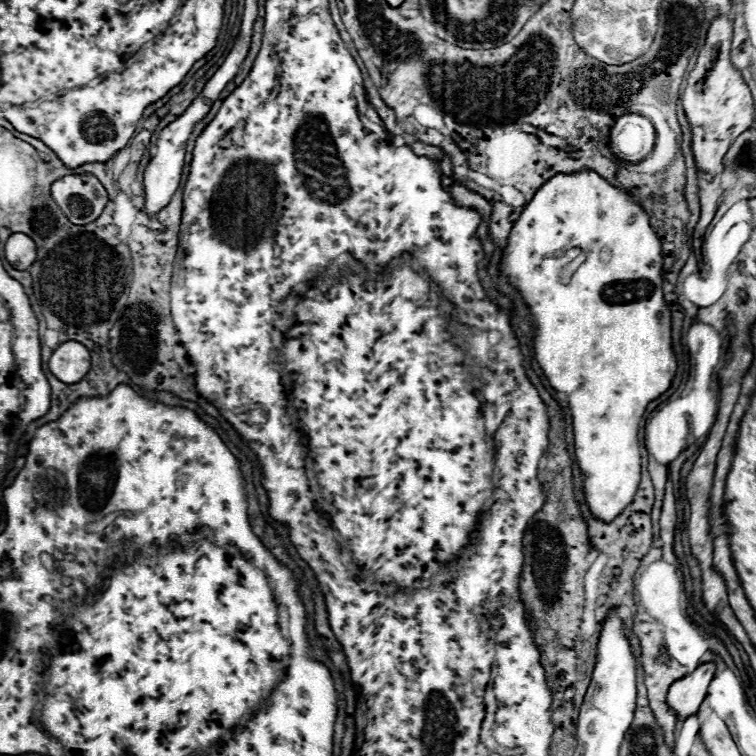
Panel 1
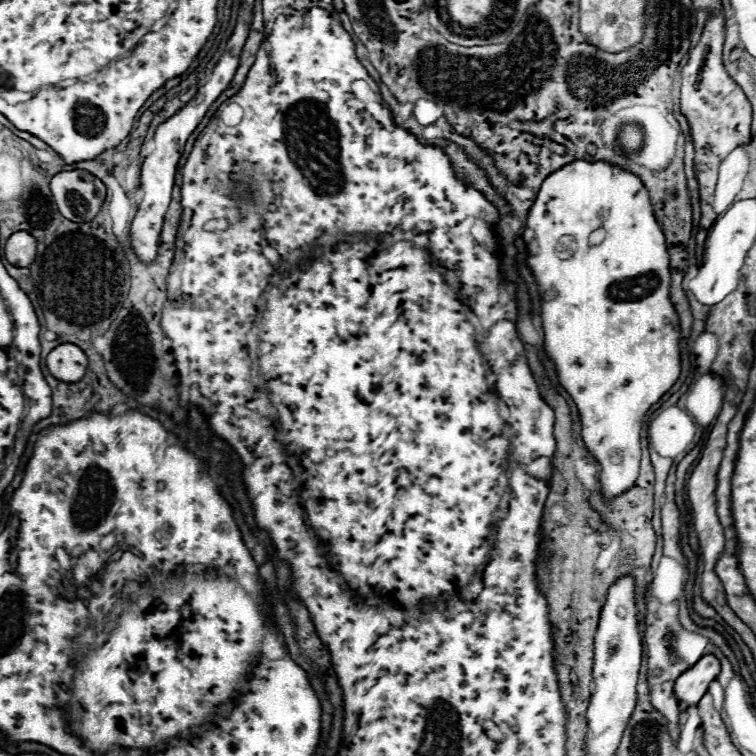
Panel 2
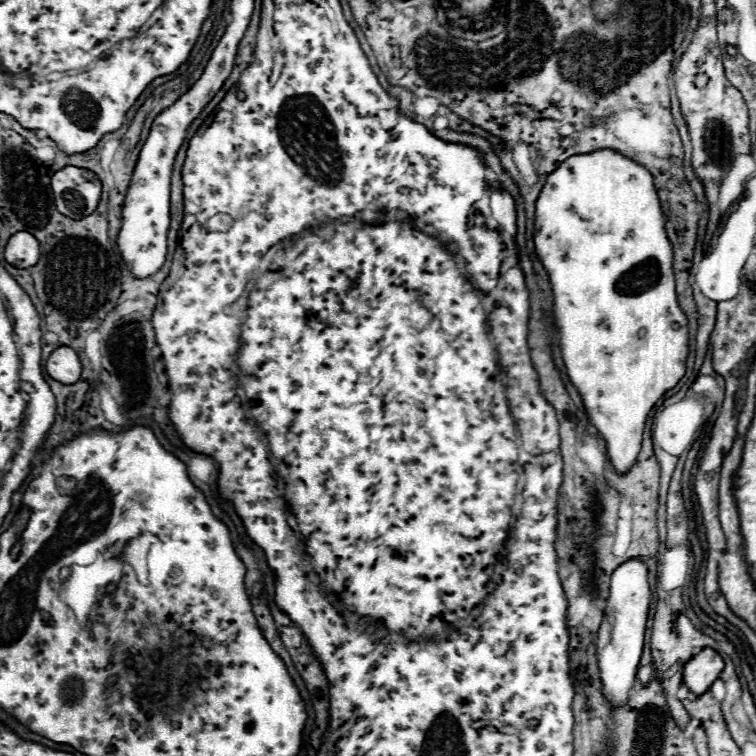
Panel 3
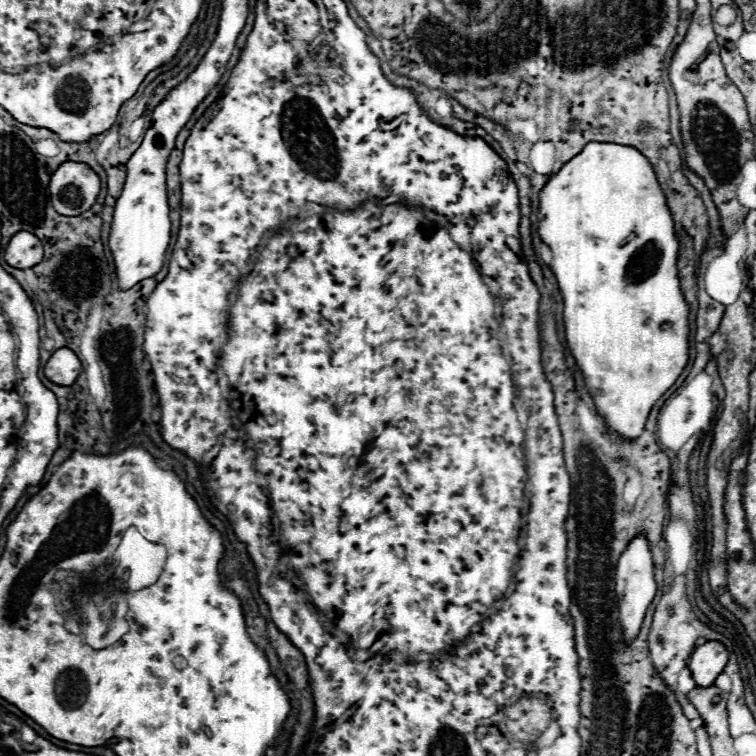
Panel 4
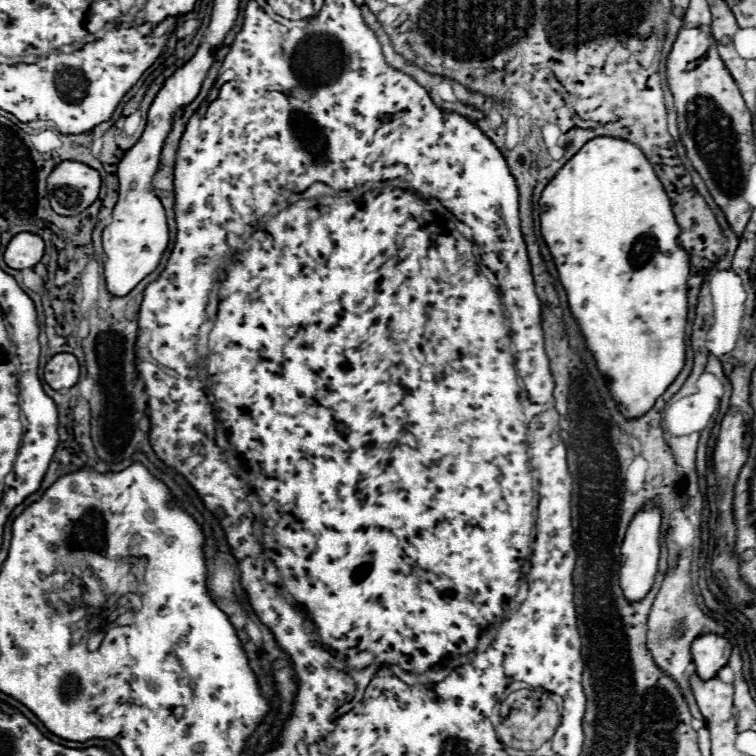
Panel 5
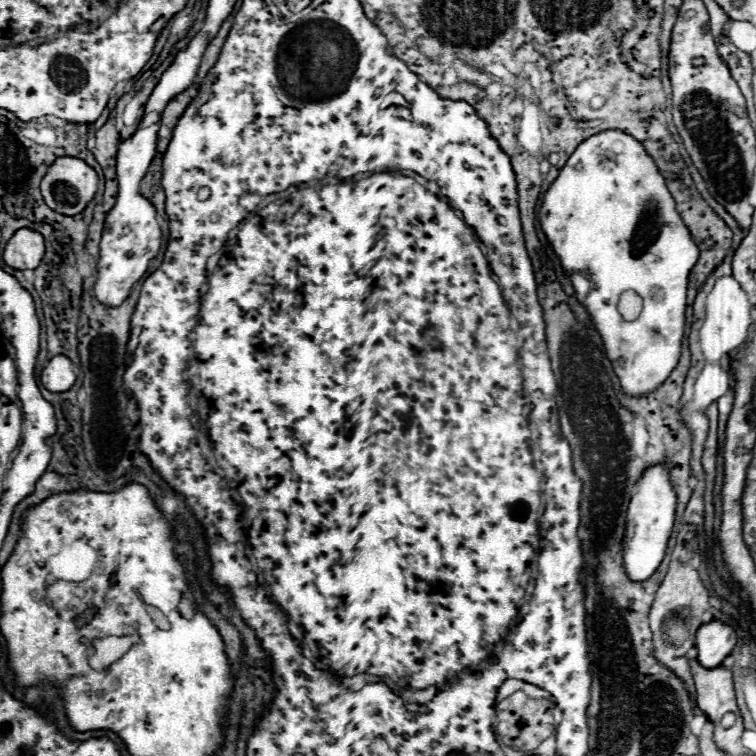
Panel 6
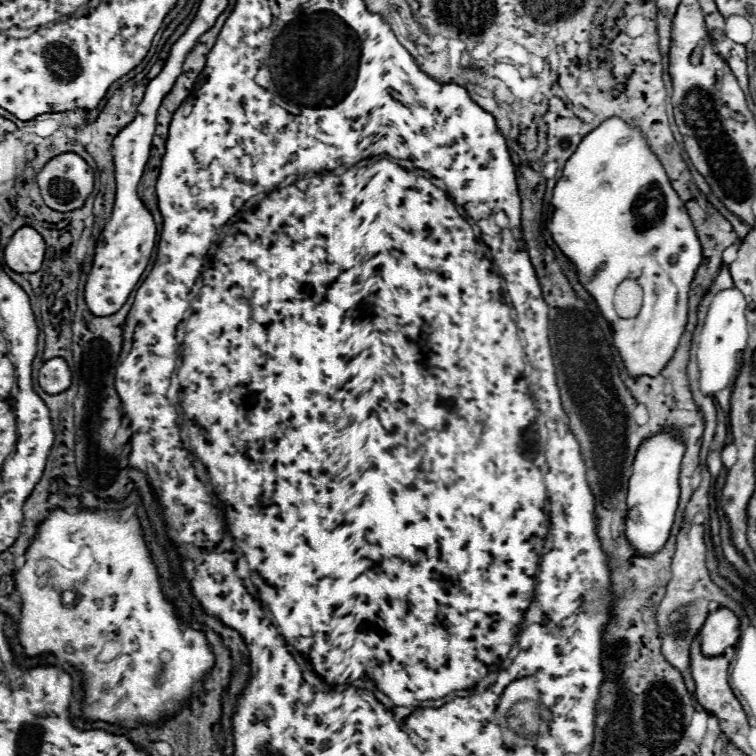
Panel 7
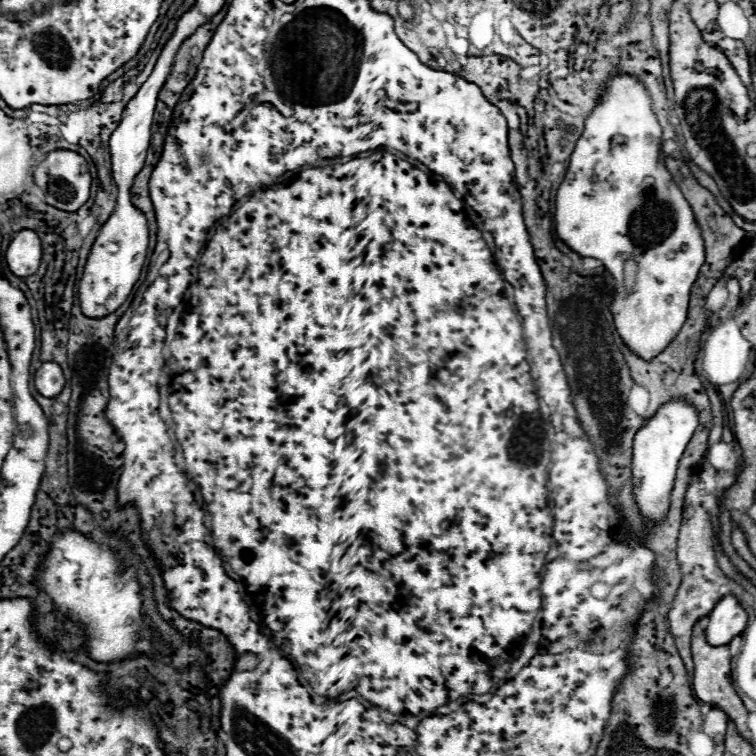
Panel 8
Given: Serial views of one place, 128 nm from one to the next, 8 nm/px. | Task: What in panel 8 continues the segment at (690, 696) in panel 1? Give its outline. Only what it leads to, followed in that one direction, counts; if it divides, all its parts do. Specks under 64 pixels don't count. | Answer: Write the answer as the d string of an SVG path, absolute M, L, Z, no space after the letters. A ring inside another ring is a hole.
M724 596L710 612L706 640L710 646L726 646L734 636L740 636L748 624L746 610L734 596Z

